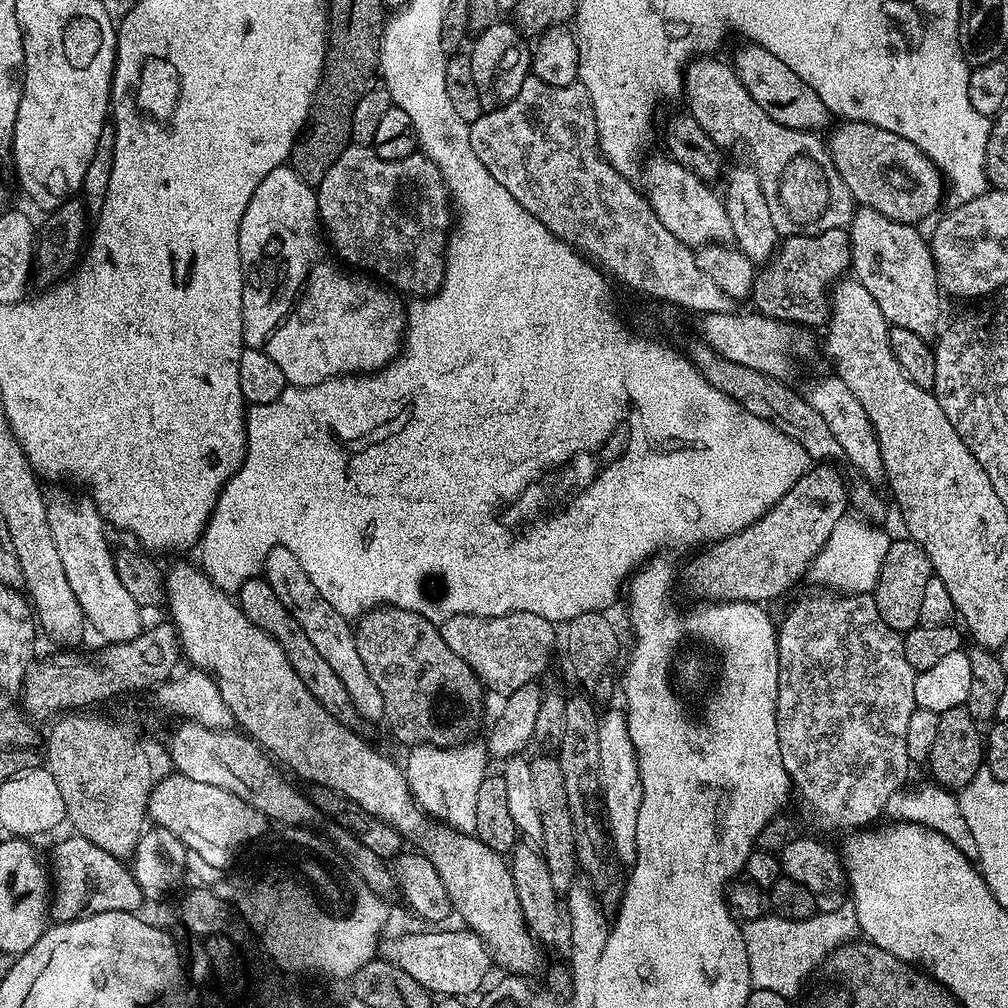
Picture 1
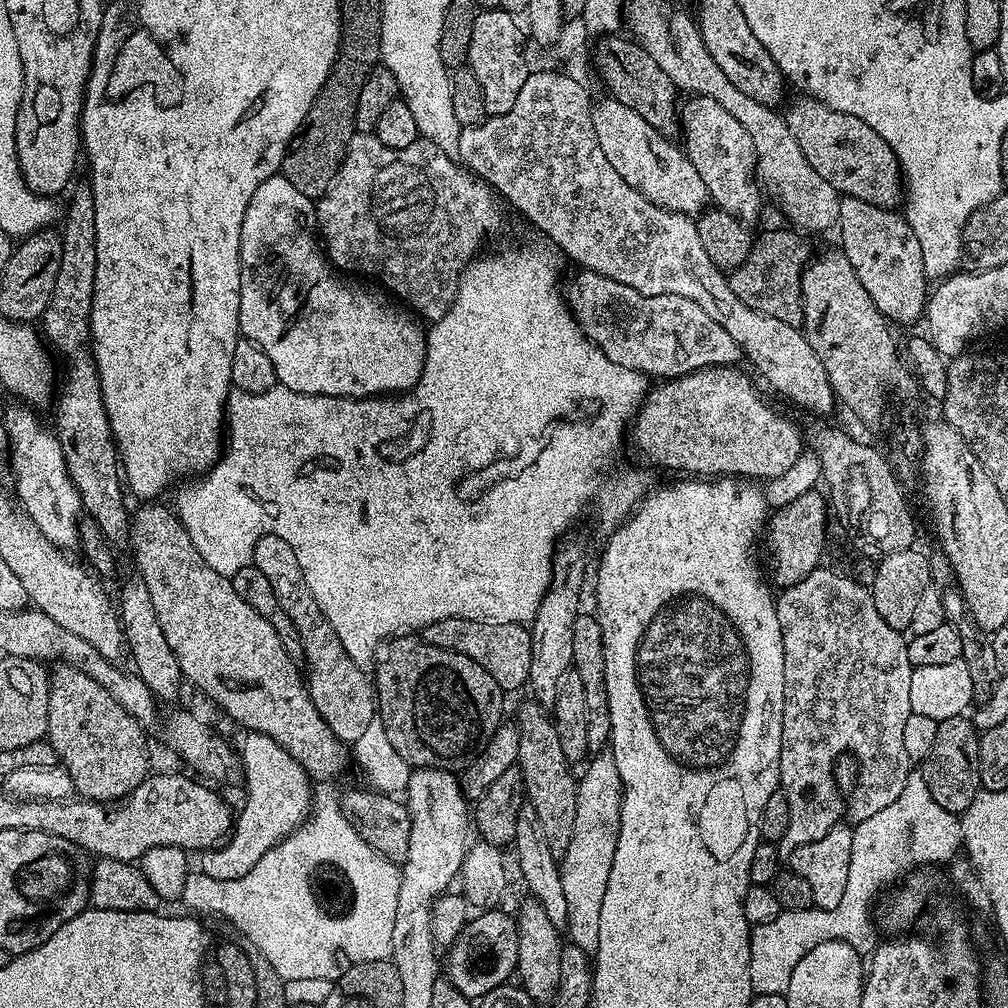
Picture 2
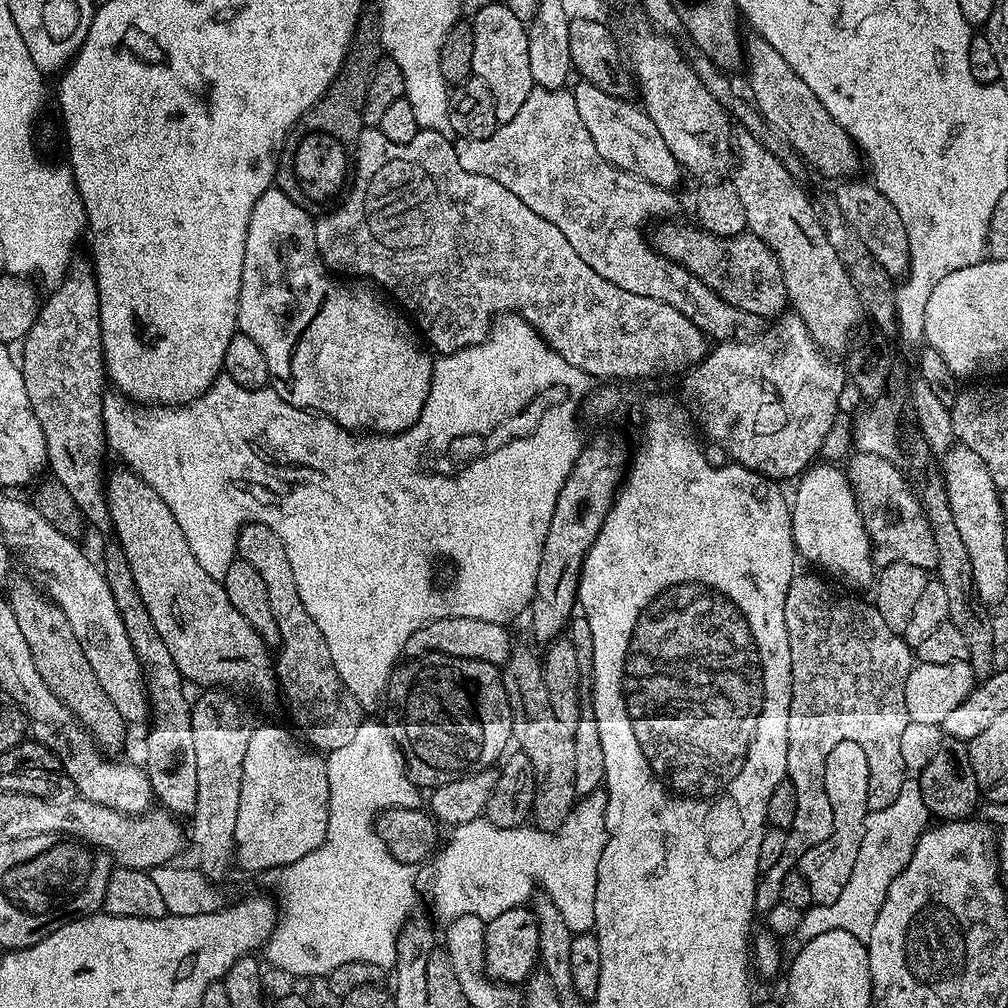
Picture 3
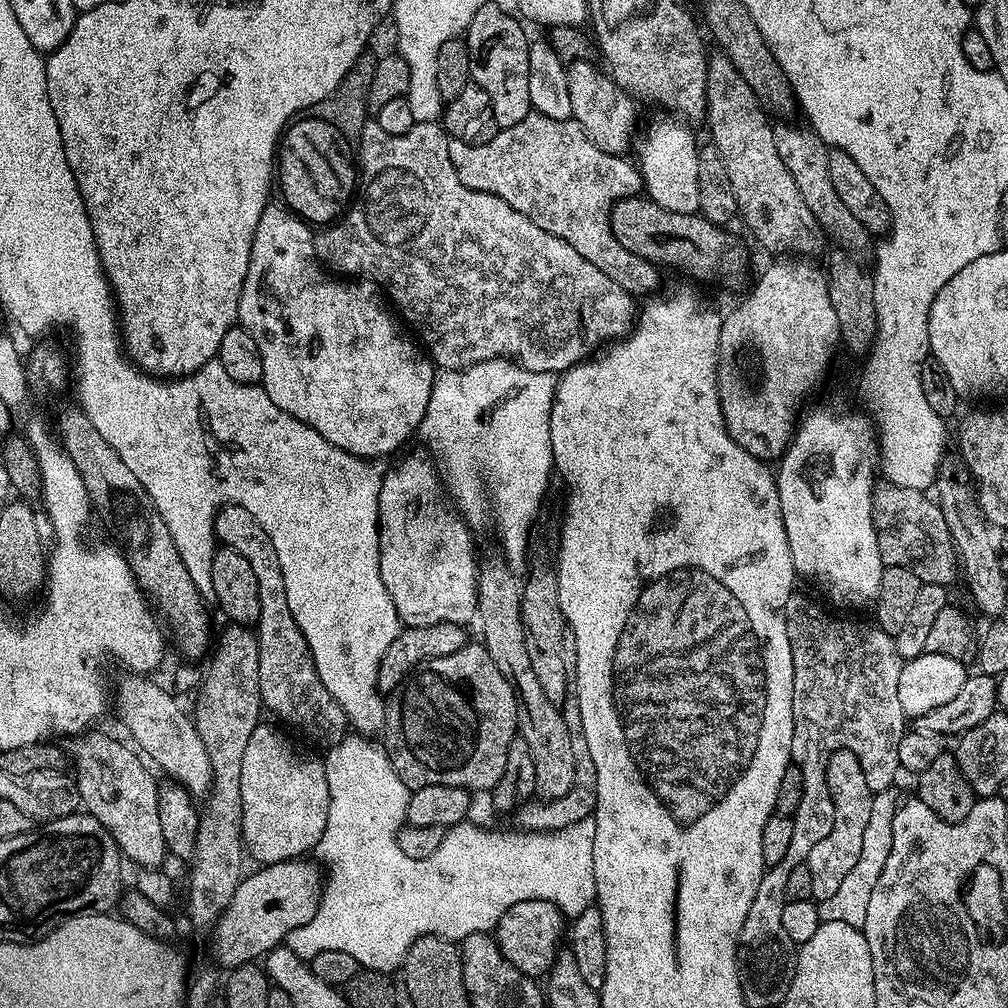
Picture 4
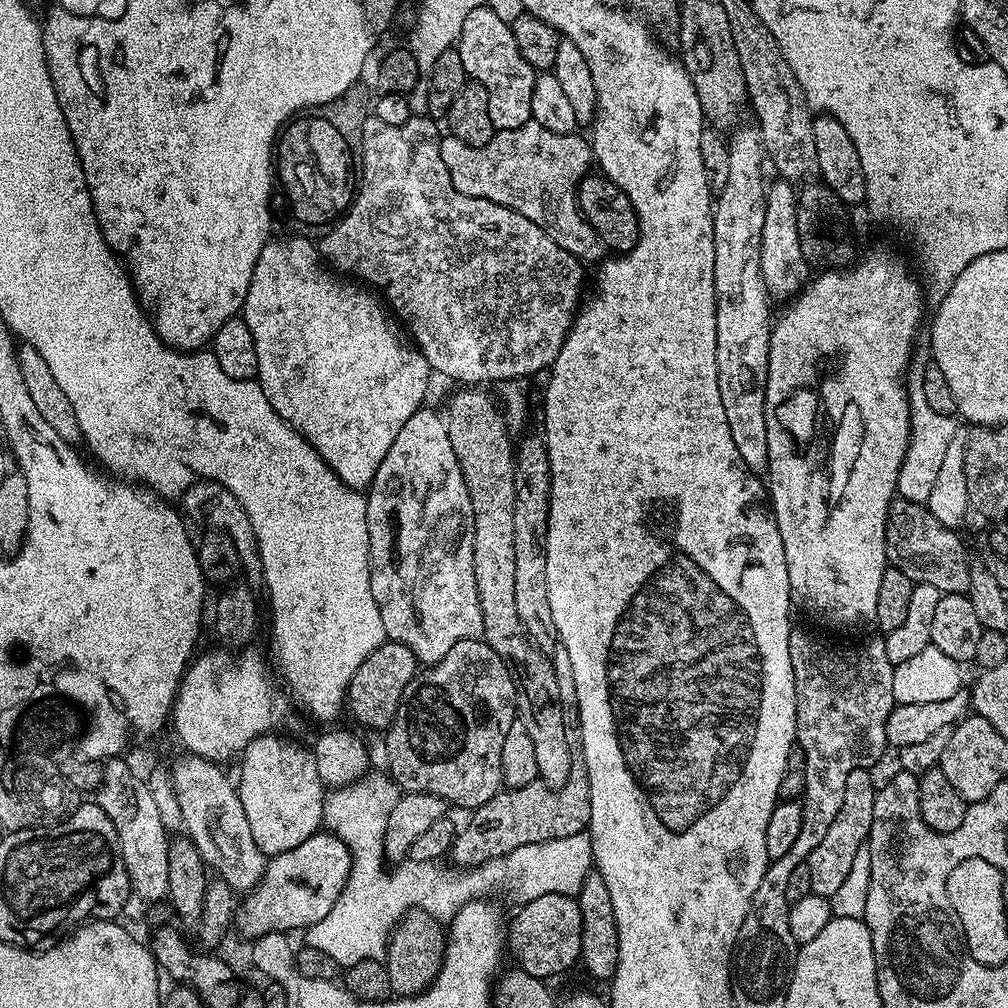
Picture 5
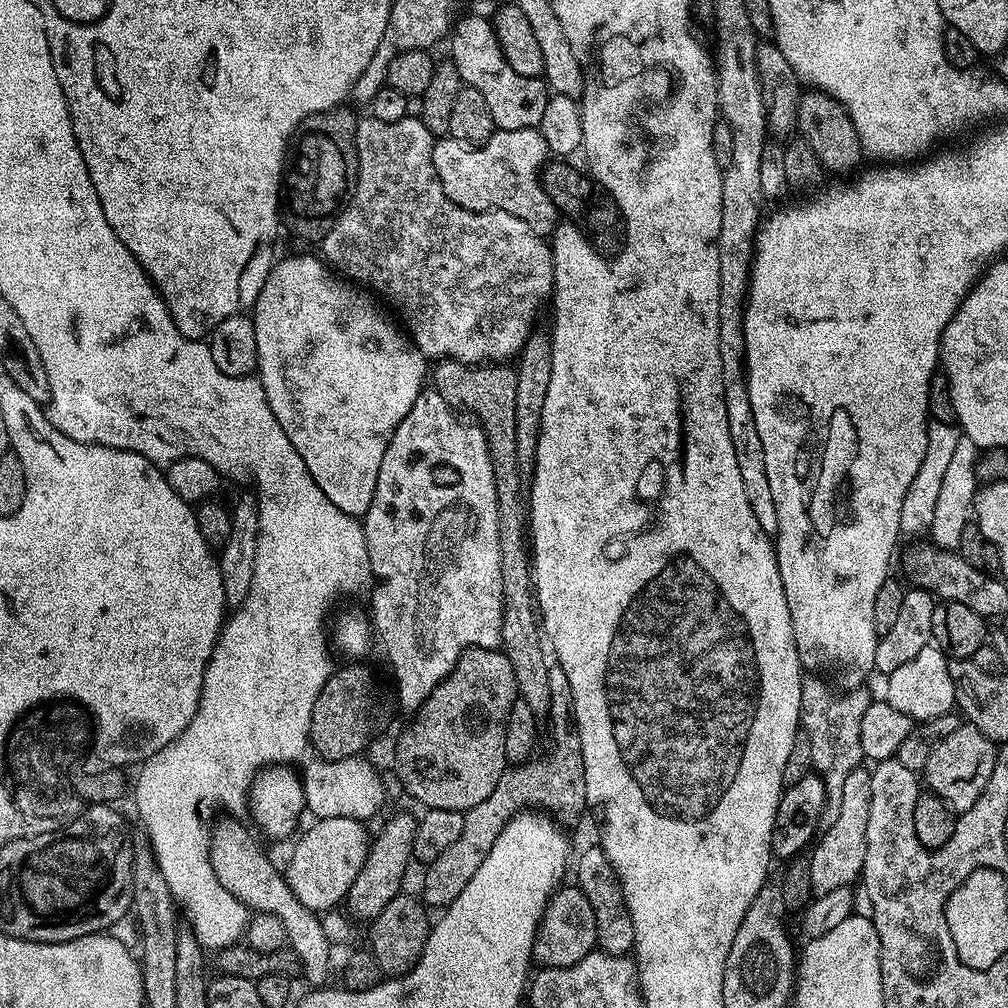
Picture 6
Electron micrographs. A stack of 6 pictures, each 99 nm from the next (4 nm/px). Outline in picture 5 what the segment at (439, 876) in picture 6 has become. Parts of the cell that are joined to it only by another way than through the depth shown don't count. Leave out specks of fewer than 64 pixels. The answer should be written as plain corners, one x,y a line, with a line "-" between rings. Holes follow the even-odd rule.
583,758
573,759
570,766
570,778
566,786
561,788
547,788
539,782
521,788
504,788
490,802
478,806
471,813
468,825
461,827
456,834
456,840
452,843
450,860
453,865
467,870
477,868
479,864
490,862
499,856
505,856
507,852
518,850
518,846
530,846
550,842
558,838
570,838
570,834
578,834
587,829
590,822
590,782
586,774
586,762

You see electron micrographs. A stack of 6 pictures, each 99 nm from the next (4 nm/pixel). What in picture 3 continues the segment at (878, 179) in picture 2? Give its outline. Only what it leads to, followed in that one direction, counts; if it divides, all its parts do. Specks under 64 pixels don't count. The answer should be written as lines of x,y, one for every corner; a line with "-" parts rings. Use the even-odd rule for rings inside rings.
755,34
749,35
743,41
742,47
746,57
746,73
748,72
748,88
752,91
750,97
765,125
772,128
812,167
817,168
824,176
835,178
852,178
862,168
862,153
856,143
846,134
834,118
830,118
830,110
818,102
818,94
794,74
790,62
766,42
766,38

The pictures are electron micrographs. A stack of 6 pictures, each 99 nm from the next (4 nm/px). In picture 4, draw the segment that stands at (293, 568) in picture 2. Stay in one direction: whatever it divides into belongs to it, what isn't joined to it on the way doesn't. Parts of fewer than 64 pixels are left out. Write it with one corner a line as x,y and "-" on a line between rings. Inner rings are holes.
226,504
216,514
216,539
223,547
238,550
250,566
254,566
254,578
258,578
258,602
260,616
254,625
258,642
259,681
261,702
268,712
309,736
316,744
331,746
342,742
350,725
342,706
322,686
316,673
316,663
308,649
306,638
290,614
286,602
286,582
282,582
282,566
278,566
278,554
274,554
272,533
250,510
237,504

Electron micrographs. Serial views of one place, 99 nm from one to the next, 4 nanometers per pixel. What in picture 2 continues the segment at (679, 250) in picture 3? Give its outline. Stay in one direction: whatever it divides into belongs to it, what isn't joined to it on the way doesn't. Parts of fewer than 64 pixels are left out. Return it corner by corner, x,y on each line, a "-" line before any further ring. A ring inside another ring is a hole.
776,228
773,232
757,235
752,241
750,254
746,254
746,262
728,276
728,285
746,306
750,306
750,310
770,314
770,318
778,318
778,322
786,322
786,326
800,328
804,323
802,274
810,263
810,255
807,242
799,236
801,233
792,231

